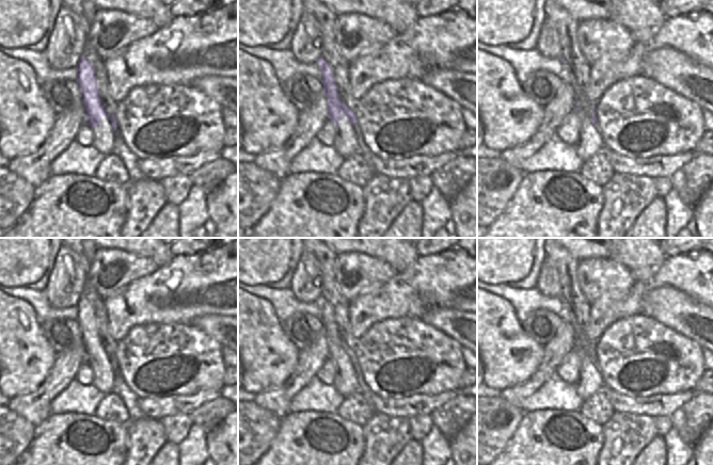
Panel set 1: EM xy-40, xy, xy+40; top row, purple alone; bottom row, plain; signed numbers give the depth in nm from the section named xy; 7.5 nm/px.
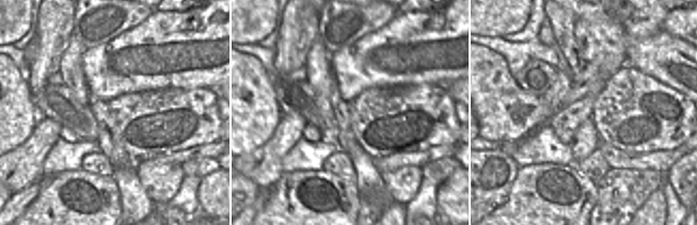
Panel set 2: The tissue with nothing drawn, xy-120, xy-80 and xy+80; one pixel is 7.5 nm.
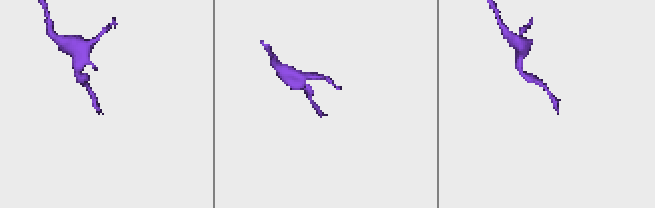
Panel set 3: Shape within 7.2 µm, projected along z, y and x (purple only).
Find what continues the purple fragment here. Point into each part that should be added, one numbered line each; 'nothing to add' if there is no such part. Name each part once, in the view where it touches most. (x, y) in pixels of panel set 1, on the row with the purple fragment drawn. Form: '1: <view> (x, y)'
1: xy-40 (104, 135)

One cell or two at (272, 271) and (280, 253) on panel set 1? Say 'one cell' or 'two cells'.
one cell

